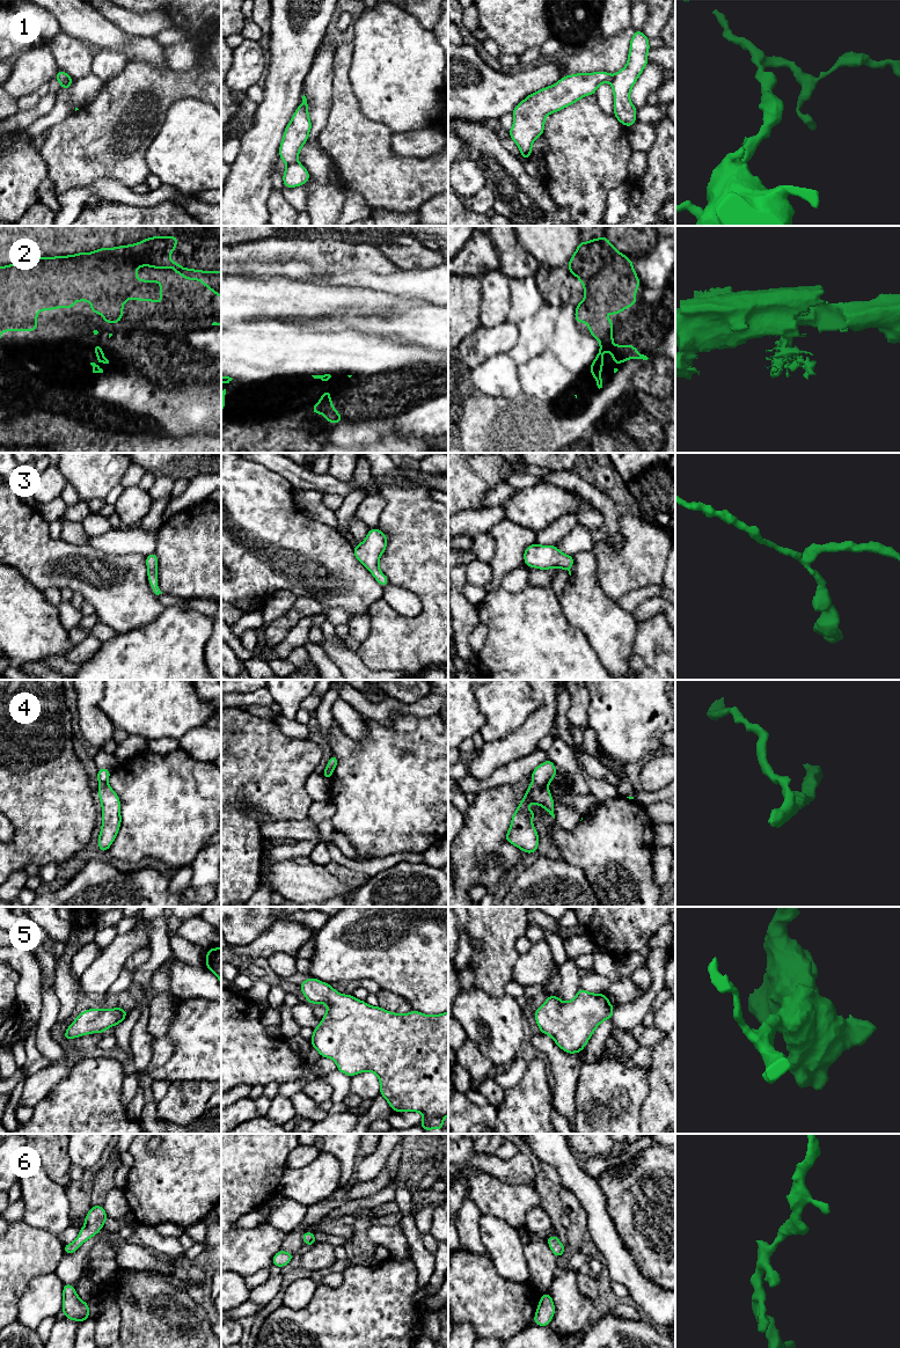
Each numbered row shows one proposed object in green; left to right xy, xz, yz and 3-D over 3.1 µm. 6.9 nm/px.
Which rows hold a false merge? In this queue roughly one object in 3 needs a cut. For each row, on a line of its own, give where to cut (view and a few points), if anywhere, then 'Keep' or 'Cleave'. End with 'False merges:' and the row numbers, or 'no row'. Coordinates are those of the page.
1: Split along xz (297, 161), (287, 165). Cleave
2: Split along yz (601, 345), (605, 349). Cleave
3: No split. Keep
4: Split along yz (533, 782), (547, 785). Cleave
5: No split. Keep
6: No split. Keep
False merges: 1, 2, 4

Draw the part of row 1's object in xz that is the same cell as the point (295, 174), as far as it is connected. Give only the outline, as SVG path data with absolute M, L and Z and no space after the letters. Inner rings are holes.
M300 162L287 164L283 175L284 186L295 188L303 185L309 180L309 176L308 170Z

